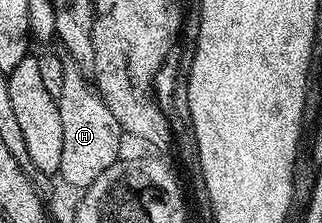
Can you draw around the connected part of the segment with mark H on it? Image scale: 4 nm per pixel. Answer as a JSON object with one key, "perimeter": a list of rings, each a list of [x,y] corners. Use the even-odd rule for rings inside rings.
{"perimeter":[[[65,63],[62,92],[56,97],[58,118],[62,118],[62,160],[58,176],[70,187],[86,190],[96,181],[98,174],[102,174],[102,170],[110,170],[110,166],[121,159],[122,133],[110,106],[106,106],[89,77],[80,72],[83,71],[77,65]]]}

